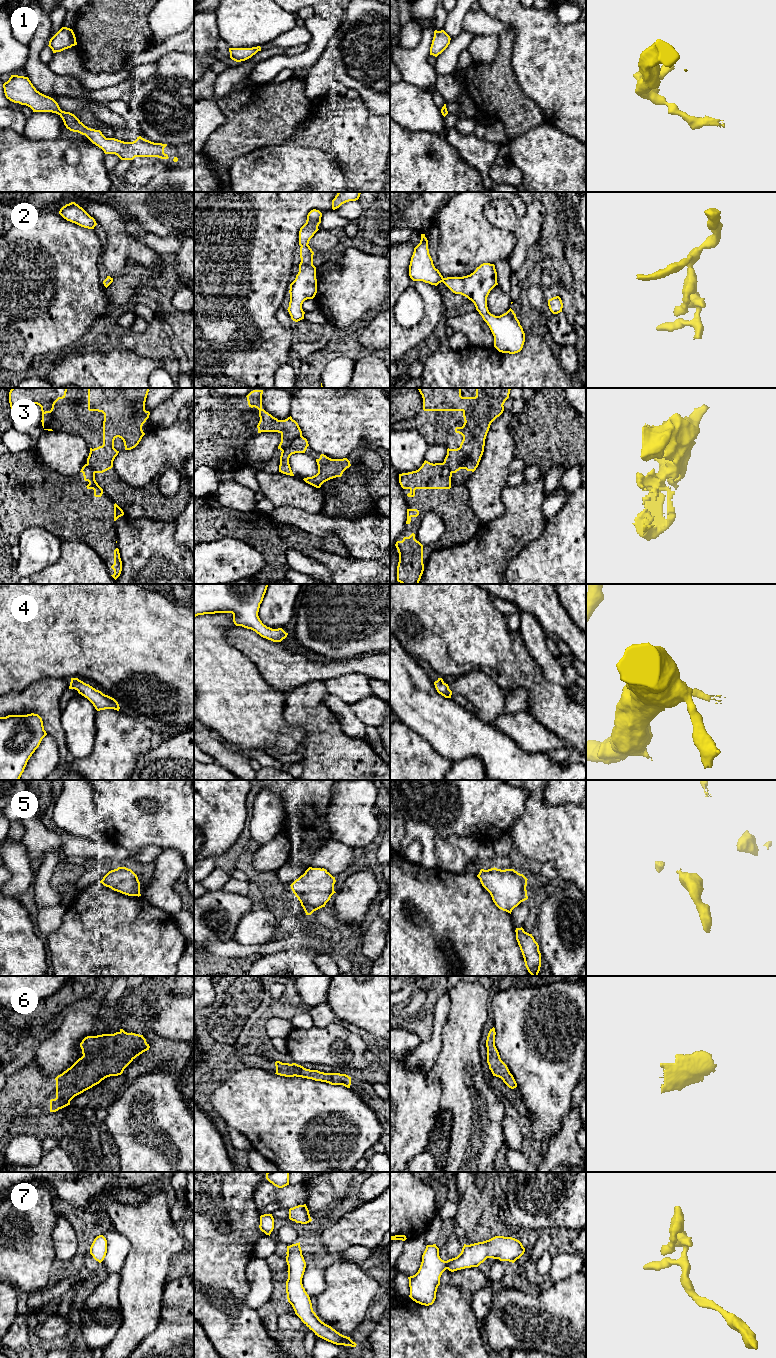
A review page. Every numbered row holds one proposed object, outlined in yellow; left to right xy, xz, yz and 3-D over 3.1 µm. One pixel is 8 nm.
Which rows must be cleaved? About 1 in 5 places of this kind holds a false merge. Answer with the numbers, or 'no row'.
3

